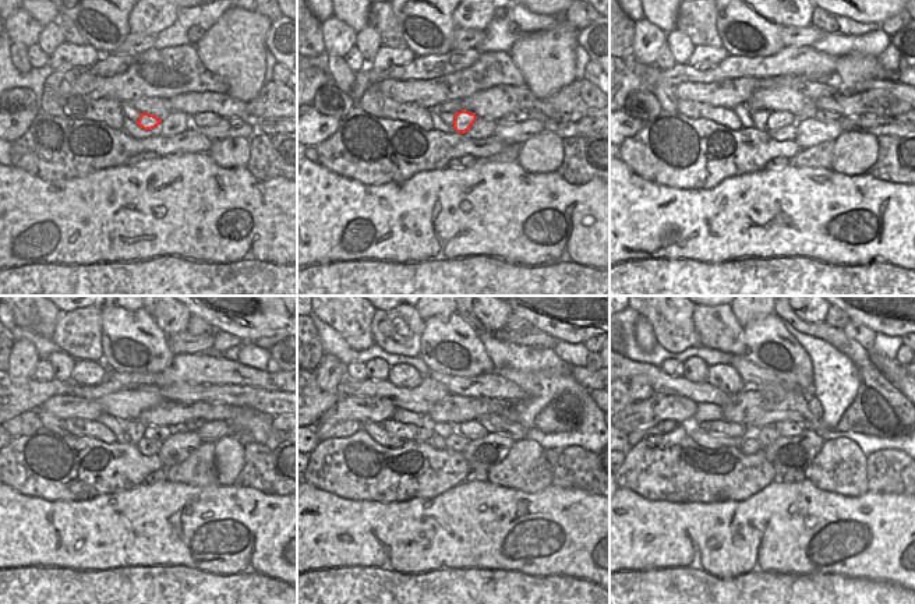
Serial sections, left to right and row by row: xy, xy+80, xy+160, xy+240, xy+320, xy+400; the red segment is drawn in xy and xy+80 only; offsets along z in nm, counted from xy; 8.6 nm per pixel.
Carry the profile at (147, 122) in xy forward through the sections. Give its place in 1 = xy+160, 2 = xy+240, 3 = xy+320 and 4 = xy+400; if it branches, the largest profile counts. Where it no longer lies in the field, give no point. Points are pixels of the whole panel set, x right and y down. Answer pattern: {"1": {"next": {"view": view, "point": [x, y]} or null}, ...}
{"1": {"next": {"view": "xy+160", "point": [776, 119]}}, "2": {"next": {"view": "xy+240", "point": [161, 433]}}, "3": {"next": {"view": "xy+320", "point": [472, 430]}}, "4": {"next": {"view": "xy+400", "point": [785, 428]}}}

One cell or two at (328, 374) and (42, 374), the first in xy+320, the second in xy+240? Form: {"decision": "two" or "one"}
{"decision": "two"}

